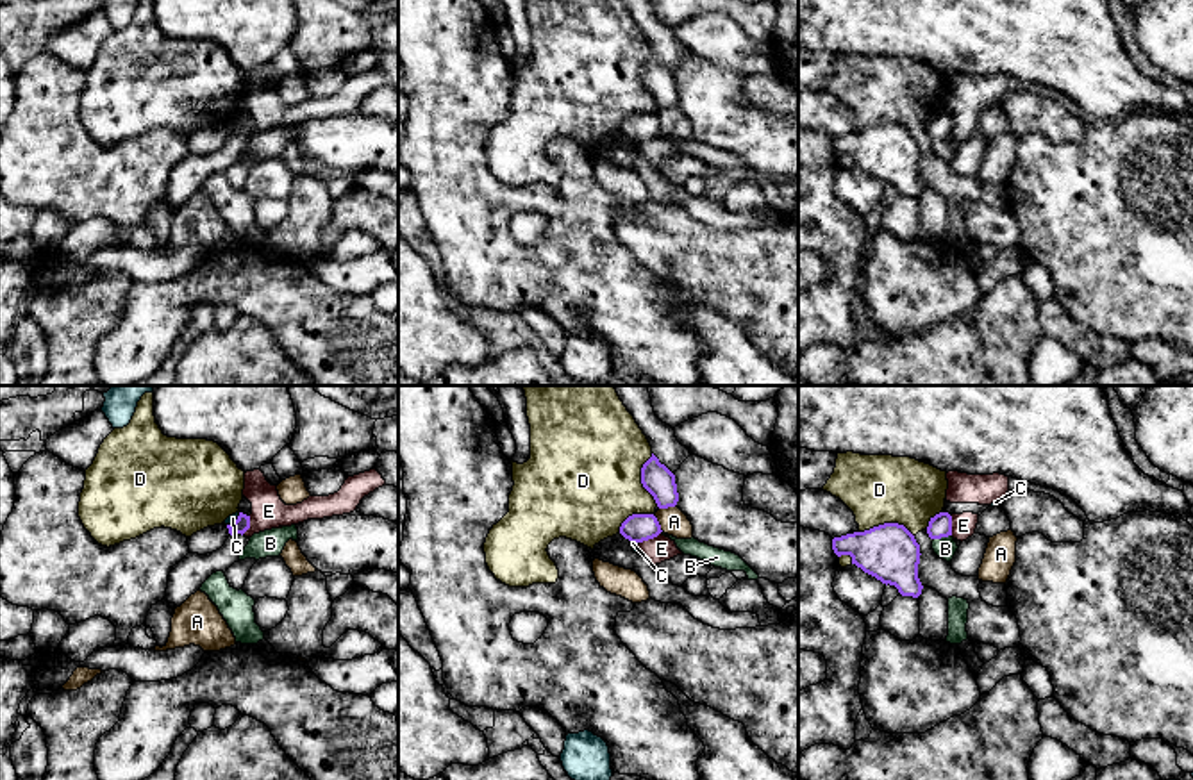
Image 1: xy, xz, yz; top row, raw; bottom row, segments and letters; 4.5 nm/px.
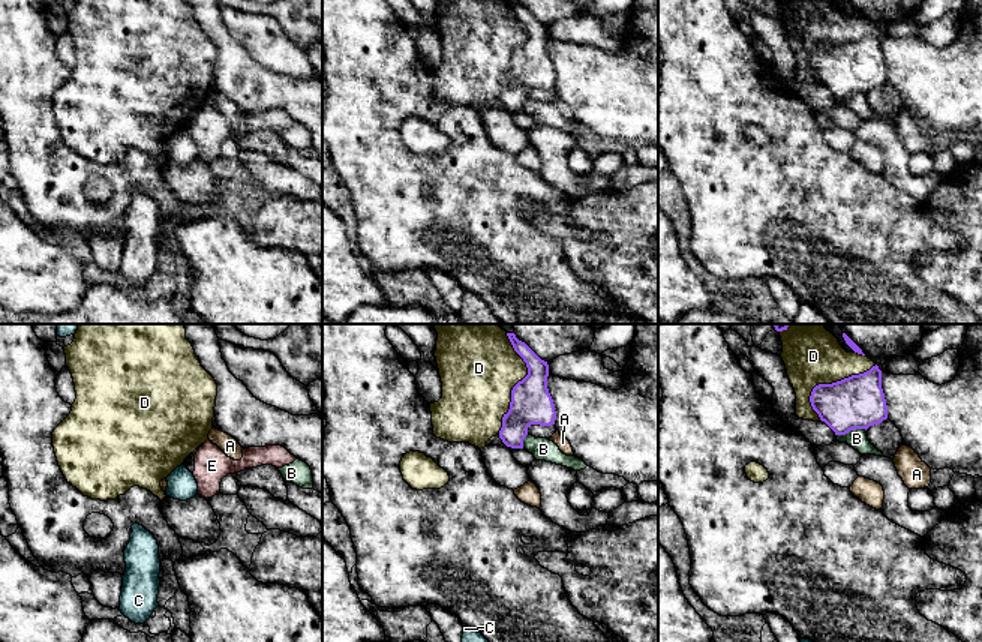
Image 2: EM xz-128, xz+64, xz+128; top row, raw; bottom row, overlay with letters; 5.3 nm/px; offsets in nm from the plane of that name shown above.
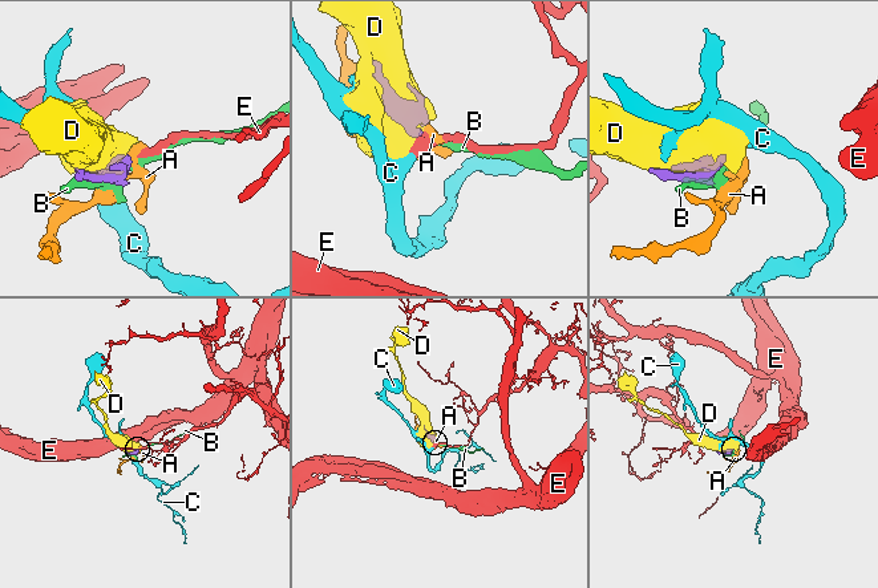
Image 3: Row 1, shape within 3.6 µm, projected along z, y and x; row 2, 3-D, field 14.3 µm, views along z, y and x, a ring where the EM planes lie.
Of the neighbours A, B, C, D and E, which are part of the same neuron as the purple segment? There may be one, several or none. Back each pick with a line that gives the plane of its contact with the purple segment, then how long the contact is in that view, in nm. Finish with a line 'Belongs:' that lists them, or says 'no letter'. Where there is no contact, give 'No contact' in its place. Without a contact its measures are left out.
Belongs: no letter

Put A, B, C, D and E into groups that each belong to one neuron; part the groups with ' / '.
A / B / C / D / E

